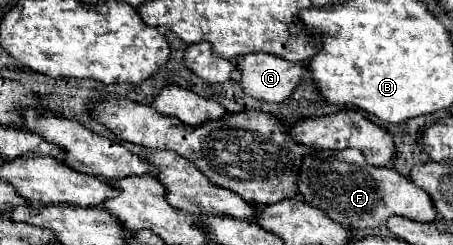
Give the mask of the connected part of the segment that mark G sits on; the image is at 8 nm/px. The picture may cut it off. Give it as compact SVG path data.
M244 54L236 60L240 70L240 88L244 94L264 100L282 102L296 90L300 78L308 72L304 64L284 62L268 54Z

